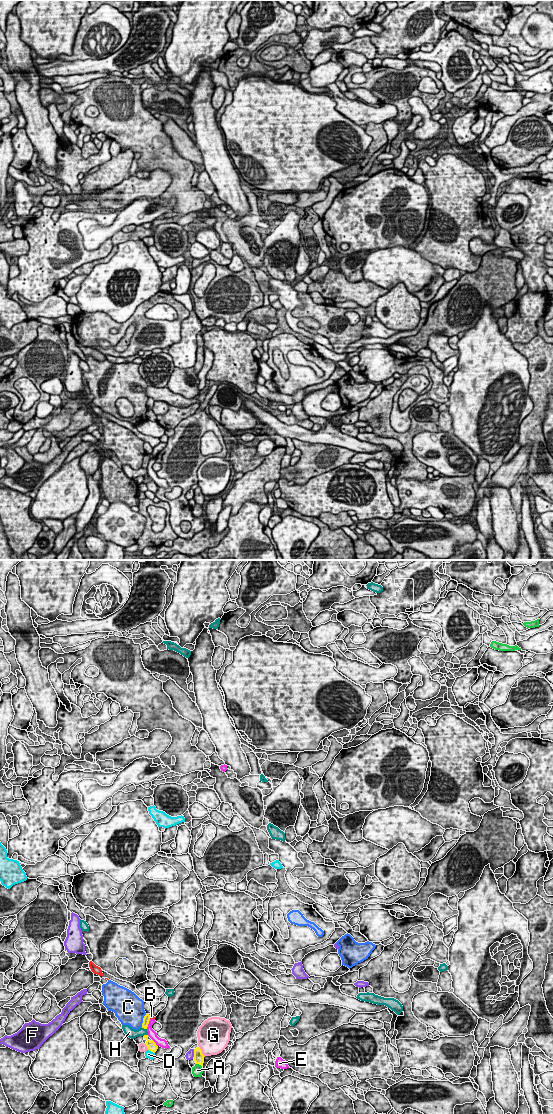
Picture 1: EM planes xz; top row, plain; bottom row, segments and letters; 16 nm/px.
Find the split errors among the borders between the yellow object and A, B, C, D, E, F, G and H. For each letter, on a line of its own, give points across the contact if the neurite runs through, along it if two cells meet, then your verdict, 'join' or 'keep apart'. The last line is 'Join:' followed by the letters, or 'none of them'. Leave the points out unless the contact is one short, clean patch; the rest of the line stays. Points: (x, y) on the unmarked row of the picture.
A: keep apart
B: border xz (148, 454), (150, 458); keep apart
C: border xz (146, 454), (142, 460), (141, 467); keep apart
D: keep apart
E: keep apart
F: keep apart
G: keep apart
H: keep apart
Join: none of them

